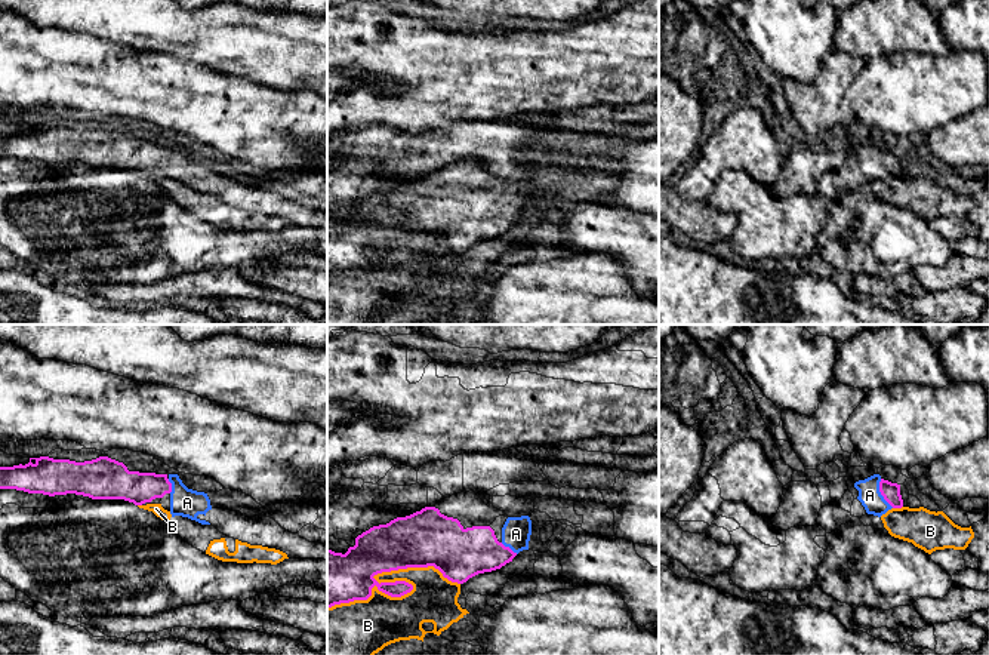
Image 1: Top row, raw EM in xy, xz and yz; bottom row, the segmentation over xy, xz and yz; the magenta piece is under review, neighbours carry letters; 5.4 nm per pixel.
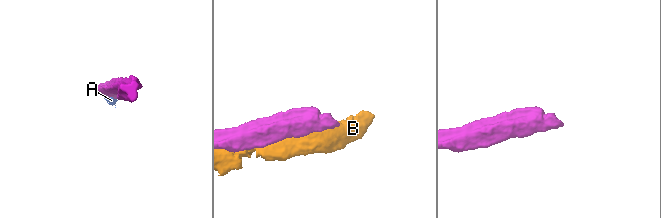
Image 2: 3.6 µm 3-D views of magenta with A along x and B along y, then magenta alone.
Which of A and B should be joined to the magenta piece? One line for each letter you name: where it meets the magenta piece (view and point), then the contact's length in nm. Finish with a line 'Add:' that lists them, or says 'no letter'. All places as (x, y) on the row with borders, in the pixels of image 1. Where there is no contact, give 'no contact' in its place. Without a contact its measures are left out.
A: meets magenta in yz at (881, 494); contact 180 nm long
Add: A

